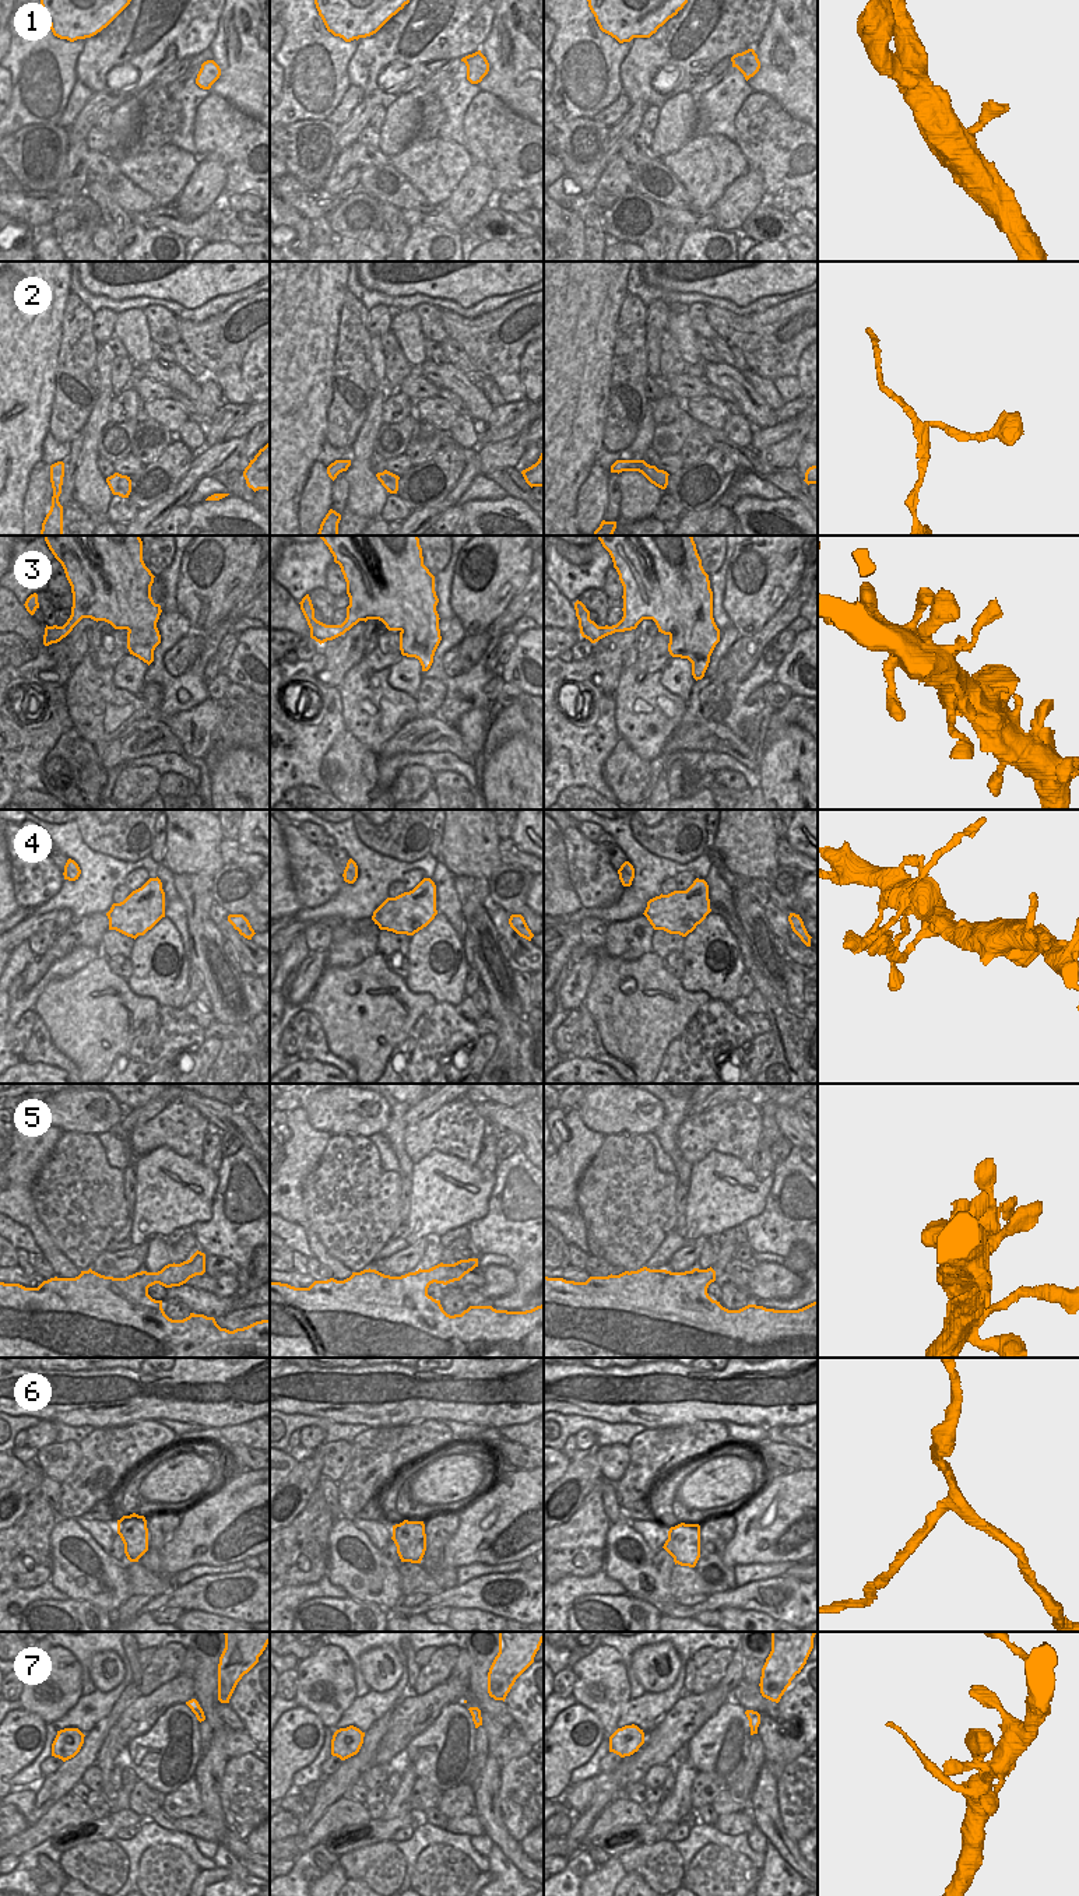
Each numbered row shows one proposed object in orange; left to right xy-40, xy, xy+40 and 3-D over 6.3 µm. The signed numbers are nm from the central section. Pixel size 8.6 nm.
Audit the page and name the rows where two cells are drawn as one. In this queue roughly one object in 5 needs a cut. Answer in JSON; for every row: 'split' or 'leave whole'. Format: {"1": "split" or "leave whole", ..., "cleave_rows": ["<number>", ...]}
{"1": "leave whole", "2": "leave whole", "3": "leave whole", "4": "leave whole", "5": "leave whole", "6": "leave whole", "7": "leave whole", "cleave_rows": []}

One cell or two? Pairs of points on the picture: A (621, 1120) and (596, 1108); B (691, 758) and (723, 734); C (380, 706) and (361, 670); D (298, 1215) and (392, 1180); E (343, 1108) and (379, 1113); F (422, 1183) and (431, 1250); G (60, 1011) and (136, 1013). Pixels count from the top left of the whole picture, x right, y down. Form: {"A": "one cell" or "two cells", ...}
{"A": "one cell", "B": "two cells", "C": "one cell", "D": "two cells", "E": "one cell", "F": "two cells", "G": "one cell"}

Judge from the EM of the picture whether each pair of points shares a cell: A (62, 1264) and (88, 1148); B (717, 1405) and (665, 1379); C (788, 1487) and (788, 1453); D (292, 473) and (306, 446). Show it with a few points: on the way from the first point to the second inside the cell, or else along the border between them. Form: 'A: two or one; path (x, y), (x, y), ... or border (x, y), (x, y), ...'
A: two; border (45, 1228), (55, 1246), (80, 1271)
B: one; path (705, 1396), (681, 1394), (678, 1391)
C: two; border (791, 1468), (802, 1471)
D: one; path (292, 466), (292, 460), (299, 453)

